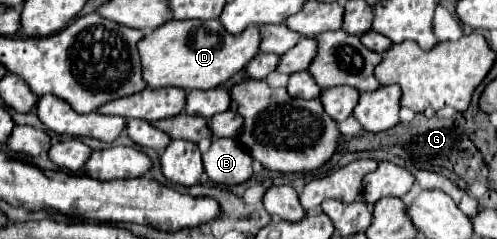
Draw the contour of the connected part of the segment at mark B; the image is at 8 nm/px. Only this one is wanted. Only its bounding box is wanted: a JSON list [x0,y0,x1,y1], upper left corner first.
[203,138,253,186]

